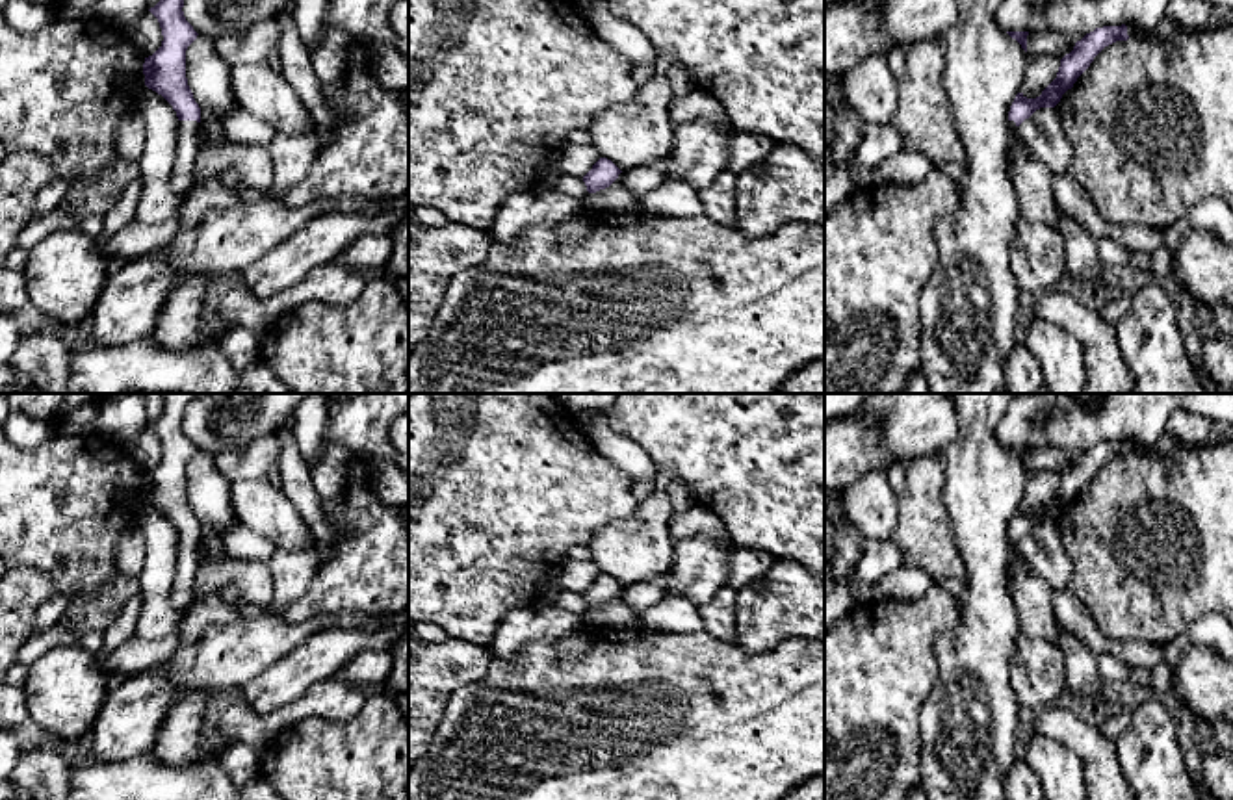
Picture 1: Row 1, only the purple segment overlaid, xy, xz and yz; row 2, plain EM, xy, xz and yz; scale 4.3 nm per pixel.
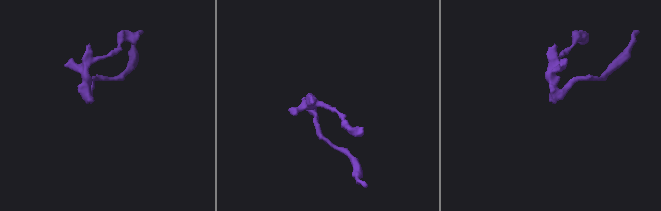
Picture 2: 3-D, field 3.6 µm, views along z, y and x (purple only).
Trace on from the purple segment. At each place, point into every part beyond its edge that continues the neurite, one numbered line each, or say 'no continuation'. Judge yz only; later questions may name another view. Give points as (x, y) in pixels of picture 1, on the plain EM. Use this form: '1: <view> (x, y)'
1: yz (1016, 563)

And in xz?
no continuation

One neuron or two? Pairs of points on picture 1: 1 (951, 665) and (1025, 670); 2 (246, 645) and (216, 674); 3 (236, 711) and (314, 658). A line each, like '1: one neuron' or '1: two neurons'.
1: two neurons
2: one neuron
3: two neurons

